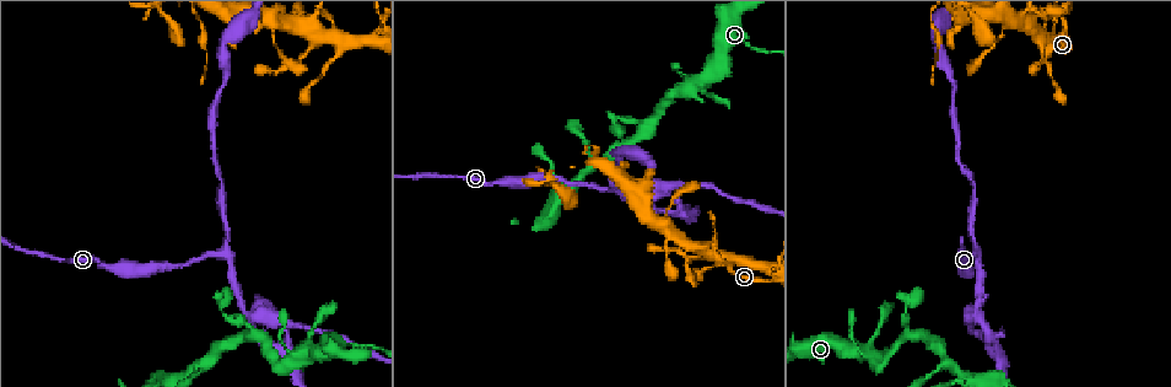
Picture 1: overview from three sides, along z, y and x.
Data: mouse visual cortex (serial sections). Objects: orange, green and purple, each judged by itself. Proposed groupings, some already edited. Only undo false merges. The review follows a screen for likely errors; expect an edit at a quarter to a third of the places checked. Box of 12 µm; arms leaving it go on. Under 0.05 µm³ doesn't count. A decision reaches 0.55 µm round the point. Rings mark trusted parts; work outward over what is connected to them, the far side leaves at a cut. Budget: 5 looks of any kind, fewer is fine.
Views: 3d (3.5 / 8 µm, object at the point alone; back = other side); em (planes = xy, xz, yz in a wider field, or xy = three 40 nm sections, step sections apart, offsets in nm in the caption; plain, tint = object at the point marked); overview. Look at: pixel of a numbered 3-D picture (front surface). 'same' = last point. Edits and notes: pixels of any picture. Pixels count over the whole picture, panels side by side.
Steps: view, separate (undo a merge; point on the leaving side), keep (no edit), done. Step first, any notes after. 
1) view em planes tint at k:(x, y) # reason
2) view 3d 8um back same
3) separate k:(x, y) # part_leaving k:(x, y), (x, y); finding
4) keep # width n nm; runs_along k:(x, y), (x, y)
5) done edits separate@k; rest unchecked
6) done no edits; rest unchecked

view 3d 3.5um back at 1:(317, 37) # four arms meet

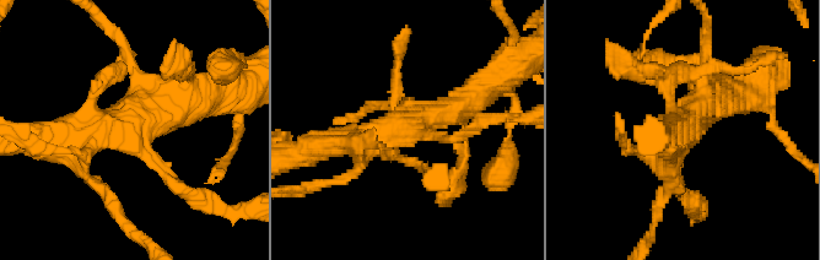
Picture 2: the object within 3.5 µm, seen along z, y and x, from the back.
view em xy step 1 tint at 2:(132, 130) # shape alone is not enough

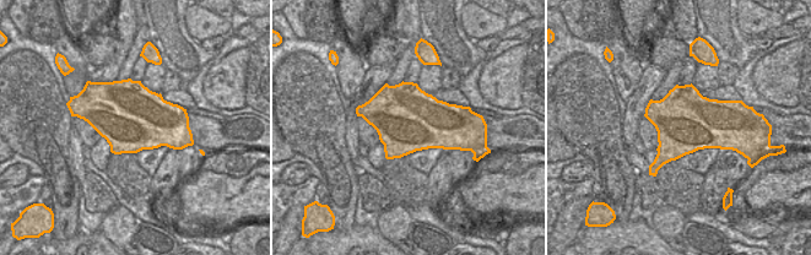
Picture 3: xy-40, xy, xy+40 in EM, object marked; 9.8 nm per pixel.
keep # runs_along 2:(352, 174), (378, 136), (473, 98); all the same cell

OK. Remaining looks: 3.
view 3d 3.5um at 1:(978, 252) # side arm on a straight run

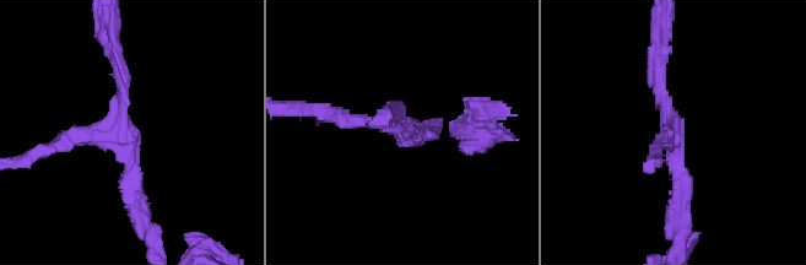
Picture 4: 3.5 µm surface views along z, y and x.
view em xy step 5 tint at 4:(110, 130) # arms 3; arm_widths 150, 200, 200 nm; now the EM

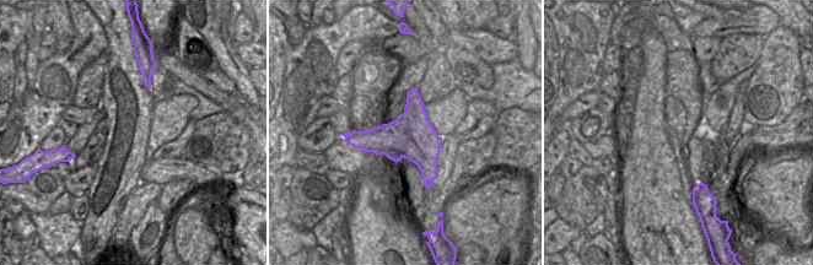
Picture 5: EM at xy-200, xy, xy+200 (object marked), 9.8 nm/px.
keep # runs_along 4:(33, 153), (109, 130), (139, 203); continuous, no second cell

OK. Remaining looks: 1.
done no edits; rest unchecked

